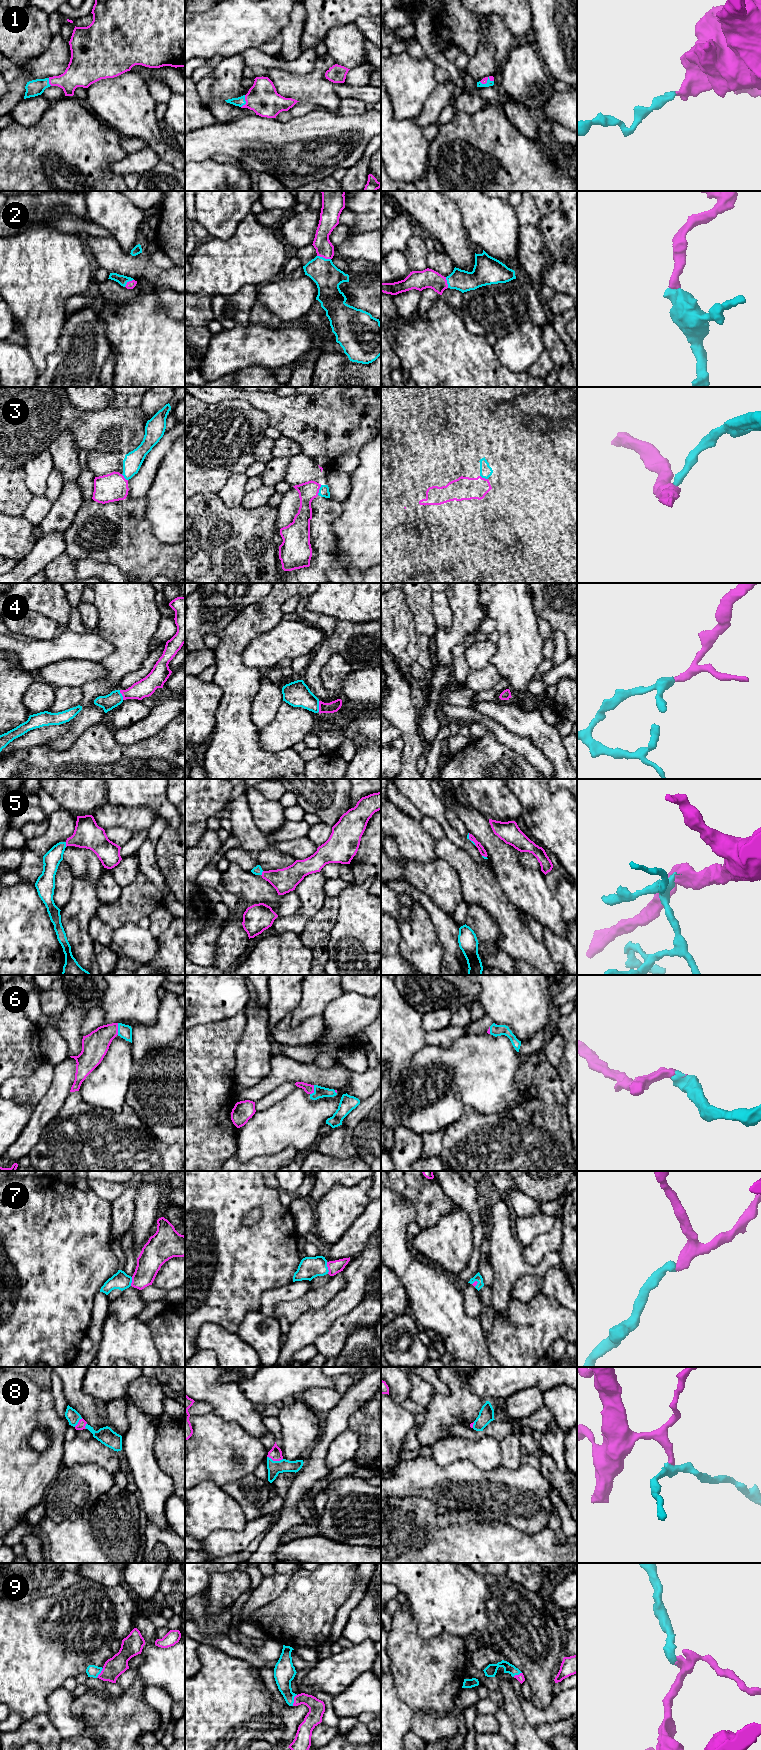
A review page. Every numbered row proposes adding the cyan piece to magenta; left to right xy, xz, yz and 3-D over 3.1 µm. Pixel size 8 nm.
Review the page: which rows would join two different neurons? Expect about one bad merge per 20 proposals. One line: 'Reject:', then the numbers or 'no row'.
Reject: no row

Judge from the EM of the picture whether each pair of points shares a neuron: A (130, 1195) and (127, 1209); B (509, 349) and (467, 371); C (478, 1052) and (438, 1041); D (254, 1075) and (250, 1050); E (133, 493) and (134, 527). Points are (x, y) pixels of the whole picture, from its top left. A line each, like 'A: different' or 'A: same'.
A: same
B: different
C: different
D: same
E: different

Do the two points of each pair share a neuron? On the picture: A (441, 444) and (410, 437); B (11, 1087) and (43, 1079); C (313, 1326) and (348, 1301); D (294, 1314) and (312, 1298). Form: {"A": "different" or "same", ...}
{"A": "same", "B": "same", "C": "same", "D": "same"}

